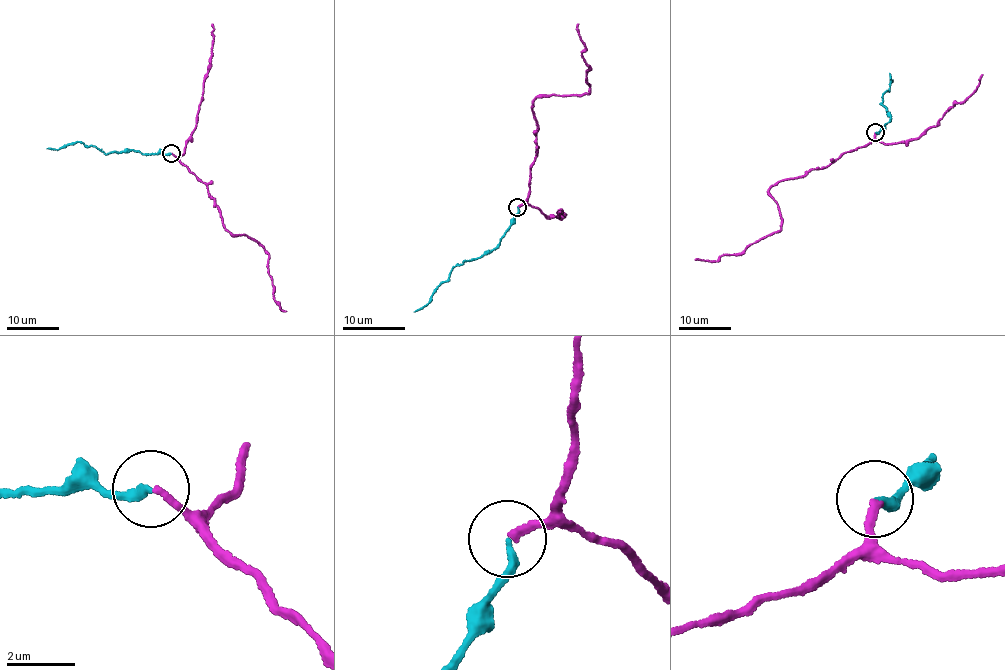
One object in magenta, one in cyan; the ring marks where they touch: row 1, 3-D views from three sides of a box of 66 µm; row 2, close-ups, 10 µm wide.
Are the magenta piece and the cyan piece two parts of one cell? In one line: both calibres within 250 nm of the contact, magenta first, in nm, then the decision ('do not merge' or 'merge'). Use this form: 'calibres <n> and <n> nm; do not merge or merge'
calibres 220 and 240 nm; merge

